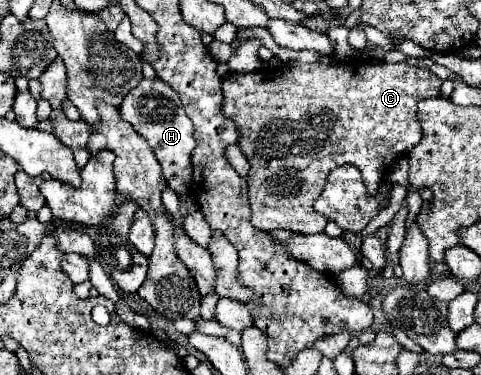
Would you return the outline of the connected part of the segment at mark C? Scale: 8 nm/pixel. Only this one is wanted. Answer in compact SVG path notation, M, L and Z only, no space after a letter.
M335 62L335 64L301 64L301 66L283 66L283 68L263 68L257 72L249 72L249 74L227 74L223 78L223 114L227 118L231 118L237 126L239 132L239 148L241 152L245 152L251 170L247 176L247 184L249 184L249 202L251 202L251 224L257 230L269 232L275 228L285 228L297 234L319 234L325 230L325 218L321 214L317 214L313 210L313 202L321 196L325 182L327 182L327 174L331 172L331 168L337 168L341 164L353 164L361 170L363 180L369 188L369 192L377 192L377 188L383 184L391 164L395 162L395 158L405 156L415 144L419 144L421 140L421 126L417 120L417 102L425 100L425 98L435 98L441 96L441 78L435 76L431 70L427 68L419 68L419 66L411 66L407 62L397 62L397 64L389 64L389 62Z

